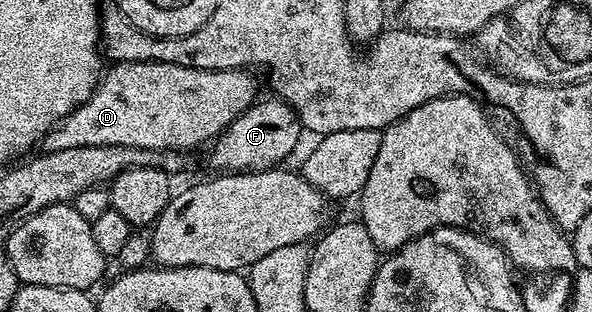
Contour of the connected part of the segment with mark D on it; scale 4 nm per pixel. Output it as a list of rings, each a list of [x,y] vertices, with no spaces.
[[[136,61],[135,63],[114,63],[105,68],[104,74],[98,80],[98,87],[88,97],[88,101],[84,101],[76,108],[71,115],[66,115],[60,122],[54,124],[47,131],[45,137],[40,140],[42,151],[59,151],[60,149],[76,149],[77,147],[95,147],[96,145],[120,145],[121,147],[135,147],[136,149],[148,149],[149,151],[181,151],[187,152],[188,147],[196,147],[200,143],[213,140],[222,134],[222,131],[232,121],[236,121],[236,117],[240,117],[240,113],[244,113],[259,98],[258,83],[253,79],[251,72],[246,69],[235,69],[233,71],[209,71],[208,69],[200,69],[199,67],[185,67],[184,65],[176,65],[175,63],[155,63],[153,61],[145,63],[144,61]]]

